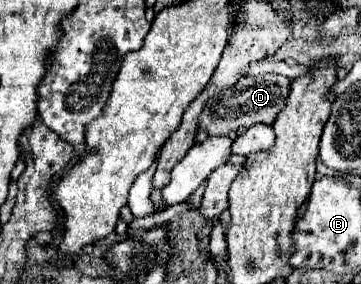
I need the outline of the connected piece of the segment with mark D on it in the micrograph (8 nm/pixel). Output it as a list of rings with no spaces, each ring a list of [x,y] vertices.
[[[266,73],[258,77],[242,77],[236,85],[224,89],[222,93],[214,95],[200,117],[198,129],[210,133],[210,135],[228,135],[230,131],[236,131],[238,127],[252,127],[256,123],[272,125],[276,115],[282,111],[286,97],[290,91],[290,79],[276,73]]]

